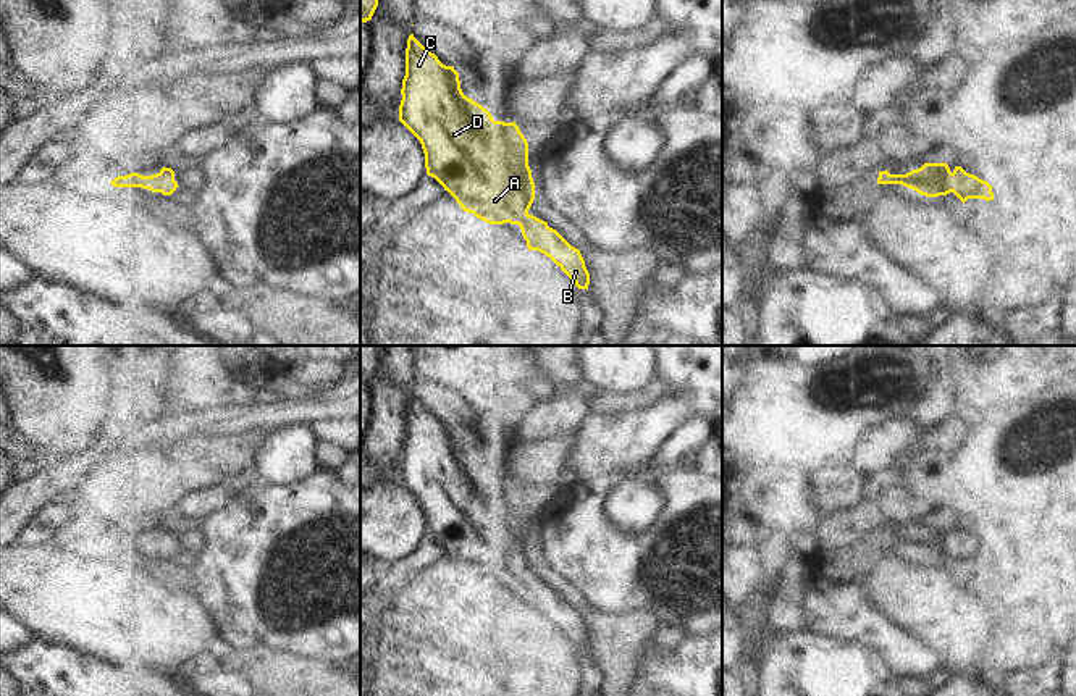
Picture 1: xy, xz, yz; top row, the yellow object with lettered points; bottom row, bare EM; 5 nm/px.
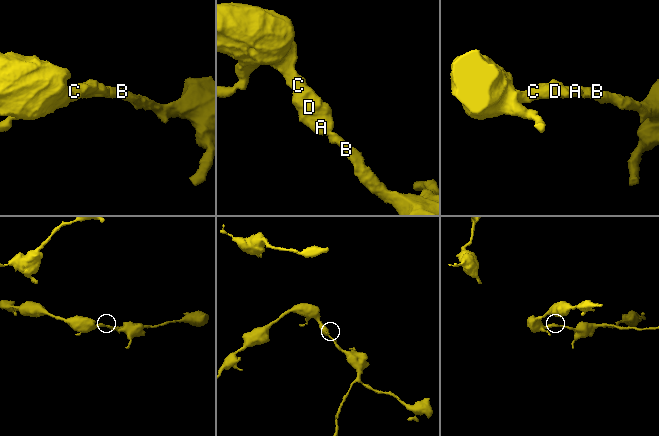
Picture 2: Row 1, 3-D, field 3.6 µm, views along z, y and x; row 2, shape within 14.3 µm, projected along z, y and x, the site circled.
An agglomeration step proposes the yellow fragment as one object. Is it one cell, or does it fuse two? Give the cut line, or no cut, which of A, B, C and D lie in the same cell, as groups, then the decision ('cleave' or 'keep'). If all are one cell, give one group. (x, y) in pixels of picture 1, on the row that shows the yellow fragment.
no cut; A B C D; keep

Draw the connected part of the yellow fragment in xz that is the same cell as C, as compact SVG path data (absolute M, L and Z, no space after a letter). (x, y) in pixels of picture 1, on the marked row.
M414 34L407 39L399 121L420 140L427 174L448 191L464 212L490 224L519 224L528 250L549 257L578 289L586 289L590 273L578 249L546 221L528 213L535 182L528 166L528 142L514 123L494 121L491 113L469 99L454 66L443 65Z

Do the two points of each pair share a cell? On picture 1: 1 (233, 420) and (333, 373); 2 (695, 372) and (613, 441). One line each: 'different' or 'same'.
1: different
2: same

